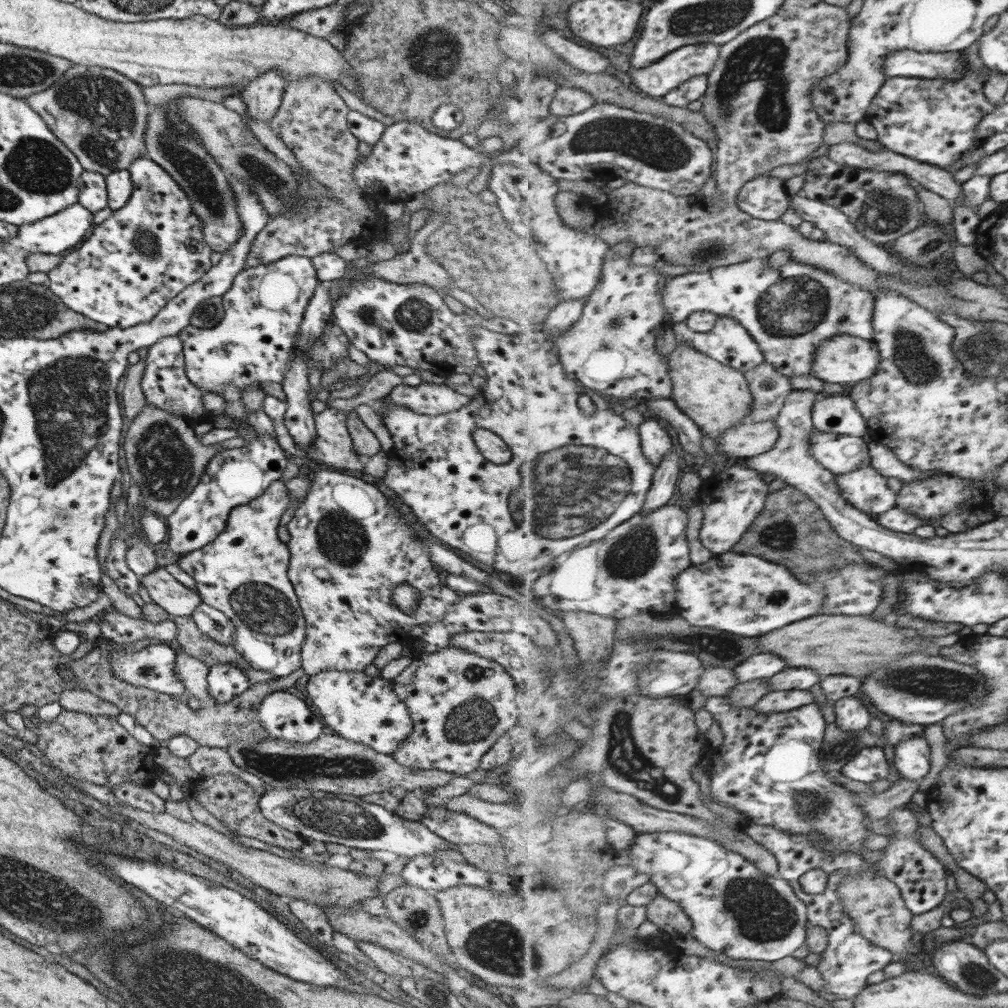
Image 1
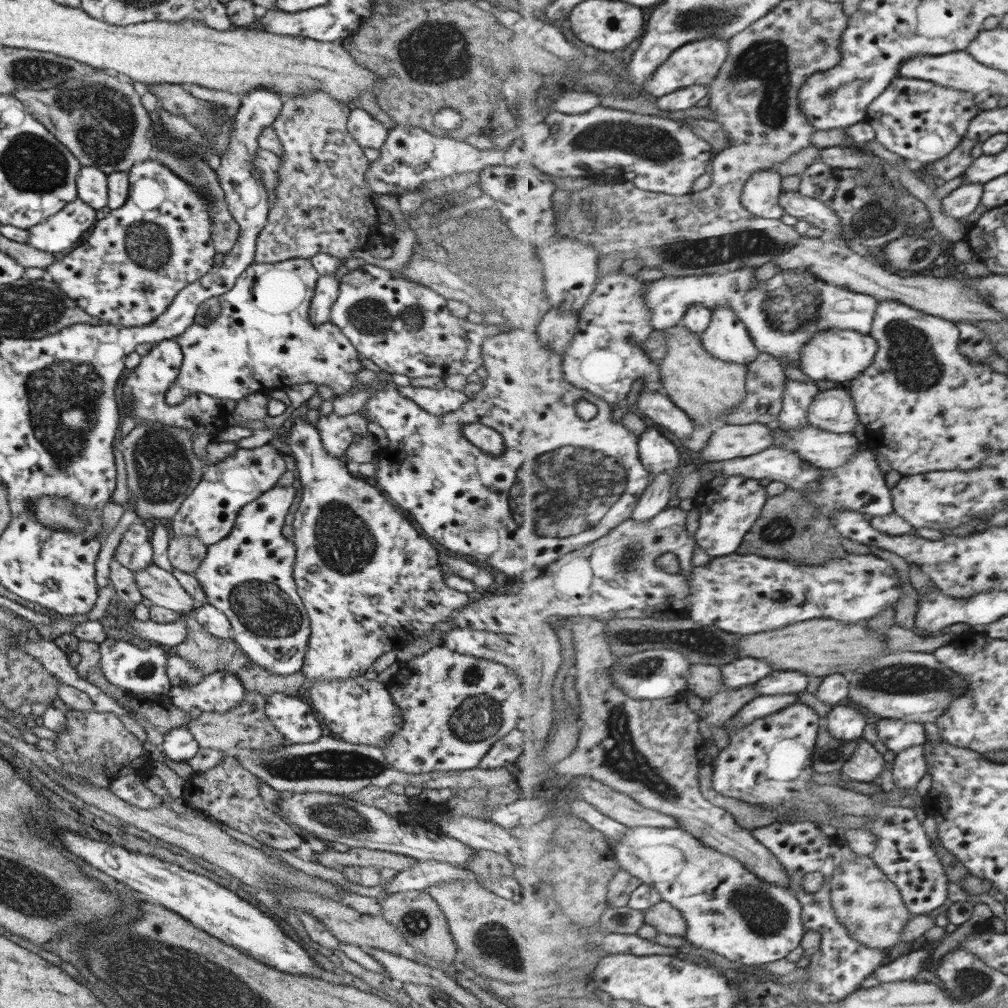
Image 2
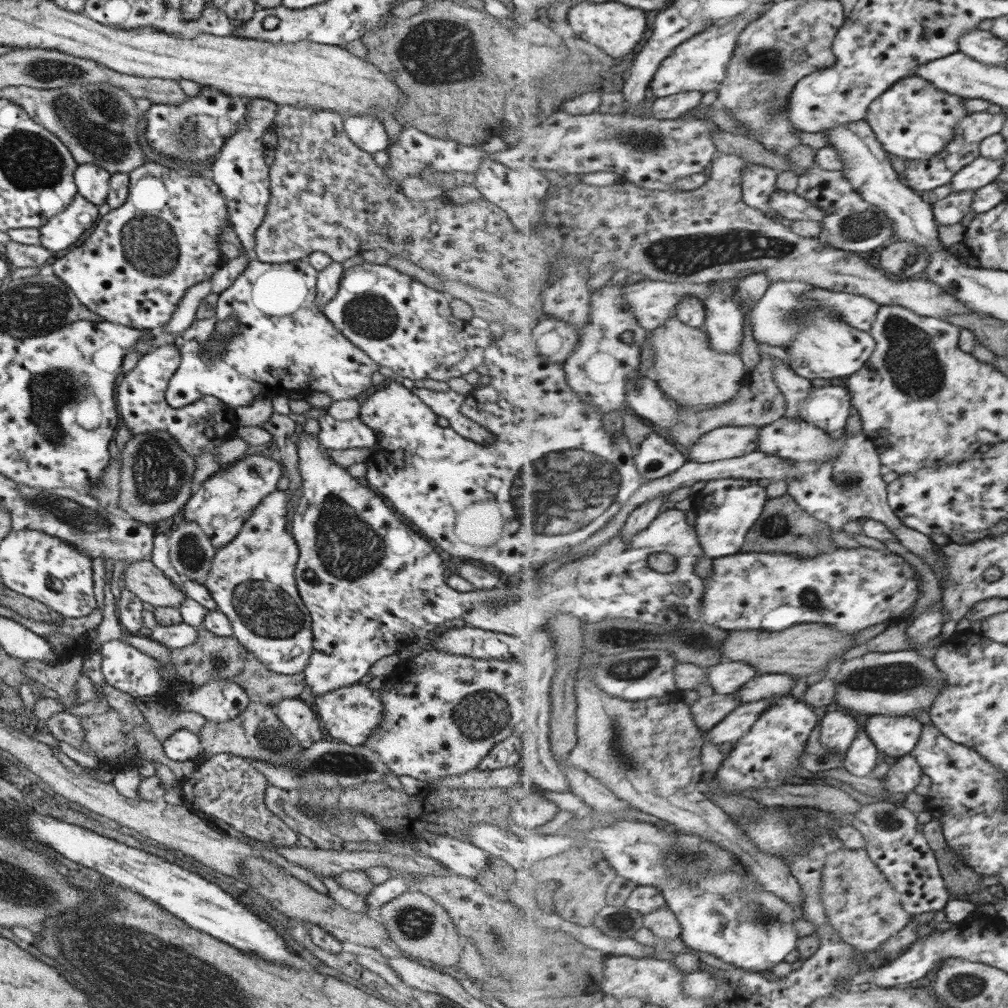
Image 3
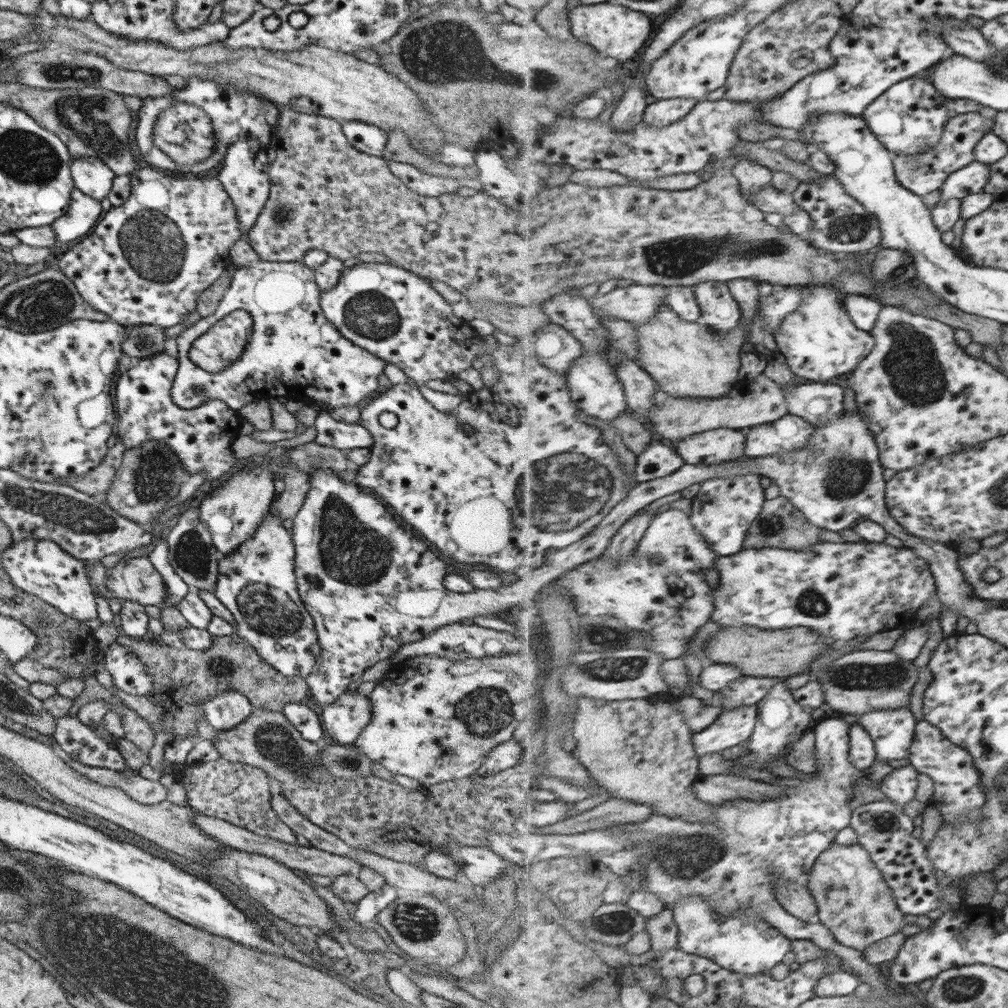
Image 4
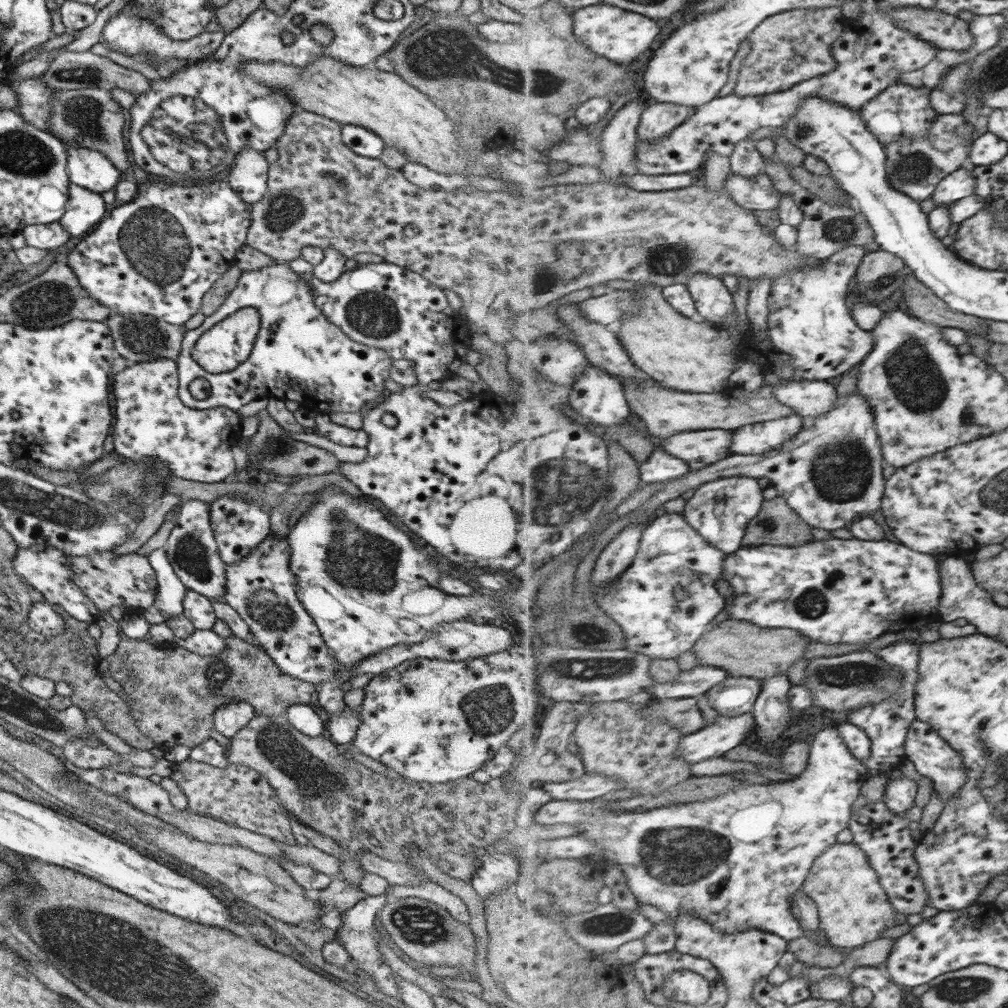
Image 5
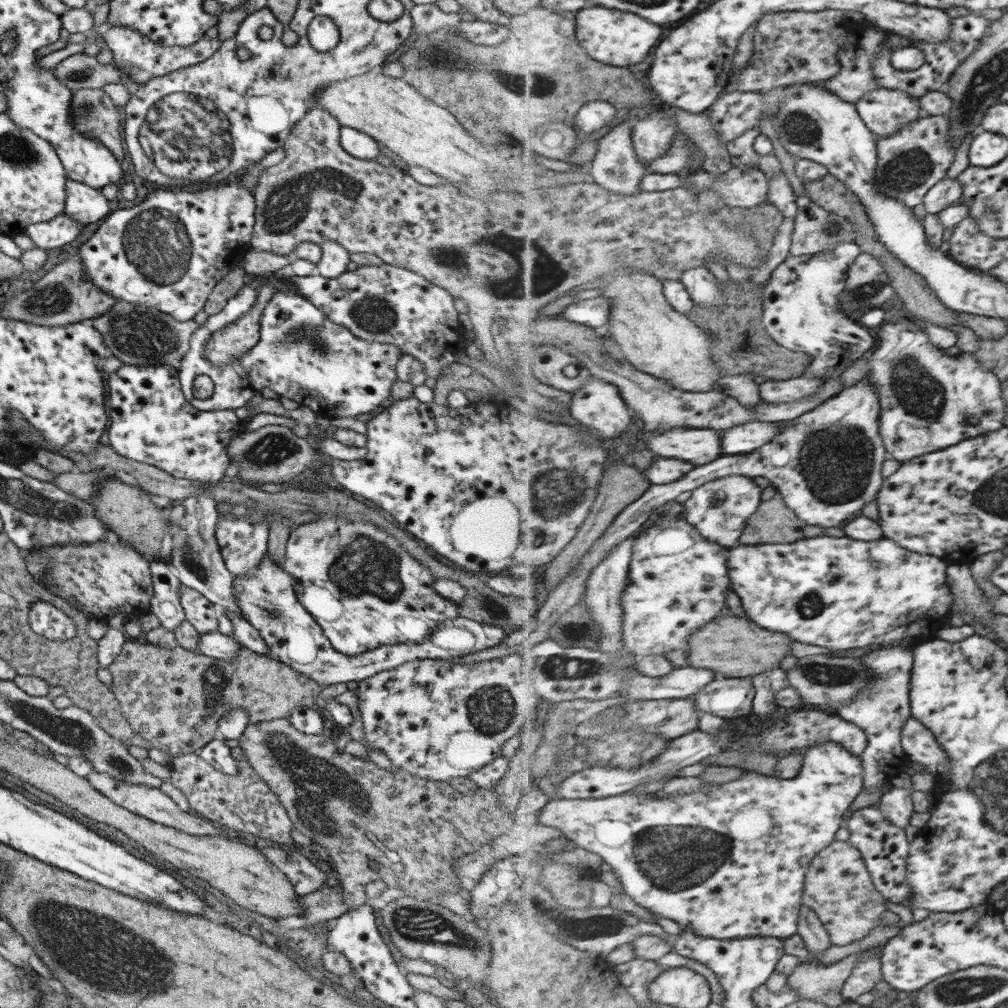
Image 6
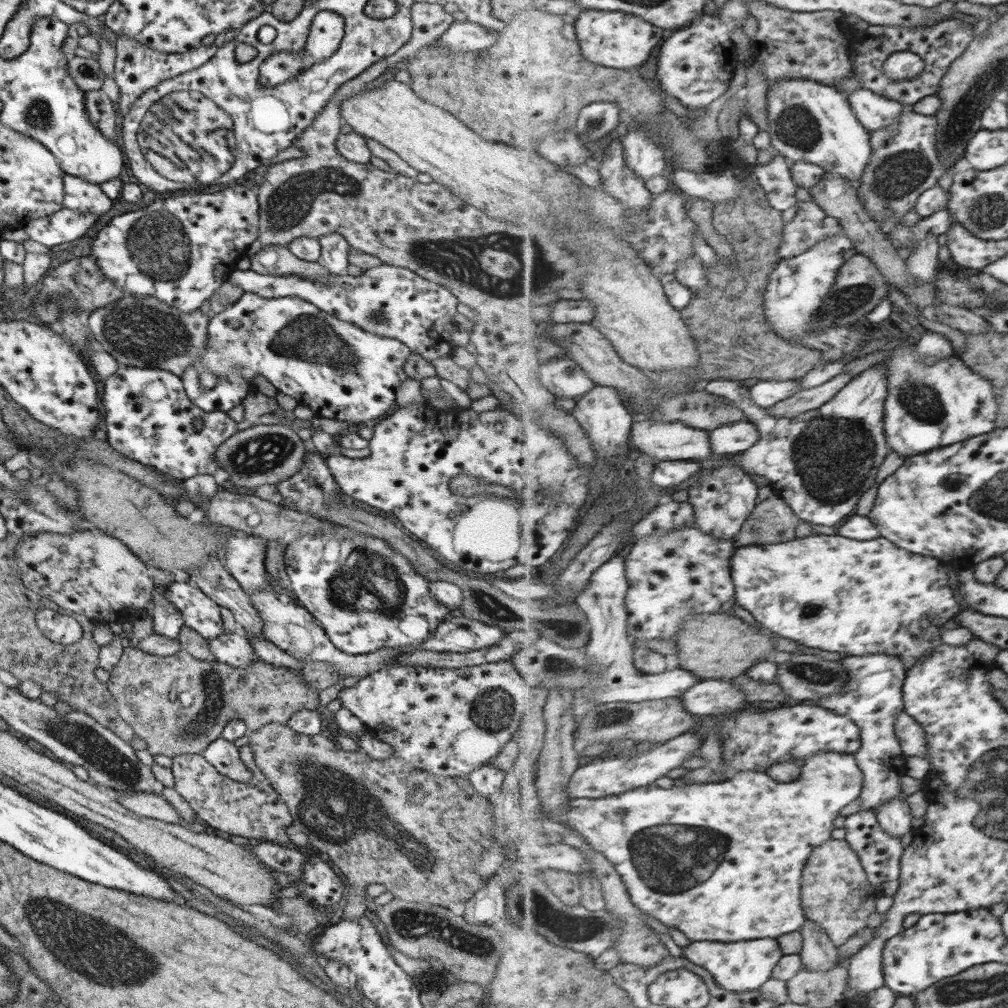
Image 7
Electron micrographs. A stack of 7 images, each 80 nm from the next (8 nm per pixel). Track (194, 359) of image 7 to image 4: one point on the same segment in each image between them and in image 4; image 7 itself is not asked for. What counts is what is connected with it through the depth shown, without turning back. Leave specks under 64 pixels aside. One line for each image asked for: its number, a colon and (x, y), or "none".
4: (142, 340)
5: (138, 339)
6: (136, 335)

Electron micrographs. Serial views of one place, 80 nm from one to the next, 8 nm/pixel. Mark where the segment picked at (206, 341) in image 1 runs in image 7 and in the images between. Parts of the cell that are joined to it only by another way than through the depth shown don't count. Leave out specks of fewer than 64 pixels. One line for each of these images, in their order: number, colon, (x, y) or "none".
2: (262, 338)
3: (284, 344)
4: (293, 351)
5: (298, 355)
6: (300, 354)
7: (303, 352)

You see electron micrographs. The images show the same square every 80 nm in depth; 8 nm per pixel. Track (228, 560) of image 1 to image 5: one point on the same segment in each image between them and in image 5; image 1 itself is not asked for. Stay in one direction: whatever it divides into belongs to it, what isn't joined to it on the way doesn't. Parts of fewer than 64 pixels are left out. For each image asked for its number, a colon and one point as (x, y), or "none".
2: (247, 575)
3: (251, 579)
4: (256, 583)
5: (259, 587)

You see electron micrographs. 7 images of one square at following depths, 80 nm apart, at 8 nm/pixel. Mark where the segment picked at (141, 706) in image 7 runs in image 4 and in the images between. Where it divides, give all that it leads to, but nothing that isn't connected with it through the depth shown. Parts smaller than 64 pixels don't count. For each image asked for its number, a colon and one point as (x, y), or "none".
4: (181, 680)
5: (172, 694)
6: (172, 699)

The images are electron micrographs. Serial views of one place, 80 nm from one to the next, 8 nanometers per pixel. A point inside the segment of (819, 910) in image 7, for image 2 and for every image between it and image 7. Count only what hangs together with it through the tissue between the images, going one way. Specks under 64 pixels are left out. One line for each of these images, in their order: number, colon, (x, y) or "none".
2: (870, 905)
3: (863, 907)
4: (855, 904)
5: (855, 910)
6: (839, 888)

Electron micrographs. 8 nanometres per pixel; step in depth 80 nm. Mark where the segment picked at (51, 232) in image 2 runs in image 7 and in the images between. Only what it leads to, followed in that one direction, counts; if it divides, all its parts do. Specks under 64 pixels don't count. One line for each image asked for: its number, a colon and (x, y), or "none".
3: (60, 231)
4: (82, 212)
5: (83, 208)
6: (83, 204)
7: (81, 195)

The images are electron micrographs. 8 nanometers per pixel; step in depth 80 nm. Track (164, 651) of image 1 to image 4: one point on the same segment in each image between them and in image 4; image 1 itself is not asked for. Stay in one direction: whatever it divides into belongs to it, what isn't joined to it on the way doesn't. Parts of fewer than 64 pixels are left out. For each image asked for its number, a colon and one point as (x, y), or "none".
2: (123, 665)
3: (126, 669)
4: (127, 672)

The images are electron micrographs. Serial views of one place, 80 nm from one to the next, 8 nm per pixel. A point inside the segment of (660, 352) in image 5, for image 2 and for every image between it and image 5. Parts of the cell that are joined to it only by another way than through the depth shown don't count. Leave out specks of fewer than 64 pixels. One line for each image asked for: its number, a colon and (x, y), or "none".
2: (706, 388)
3: (690, 371)
4: (686, 359)

